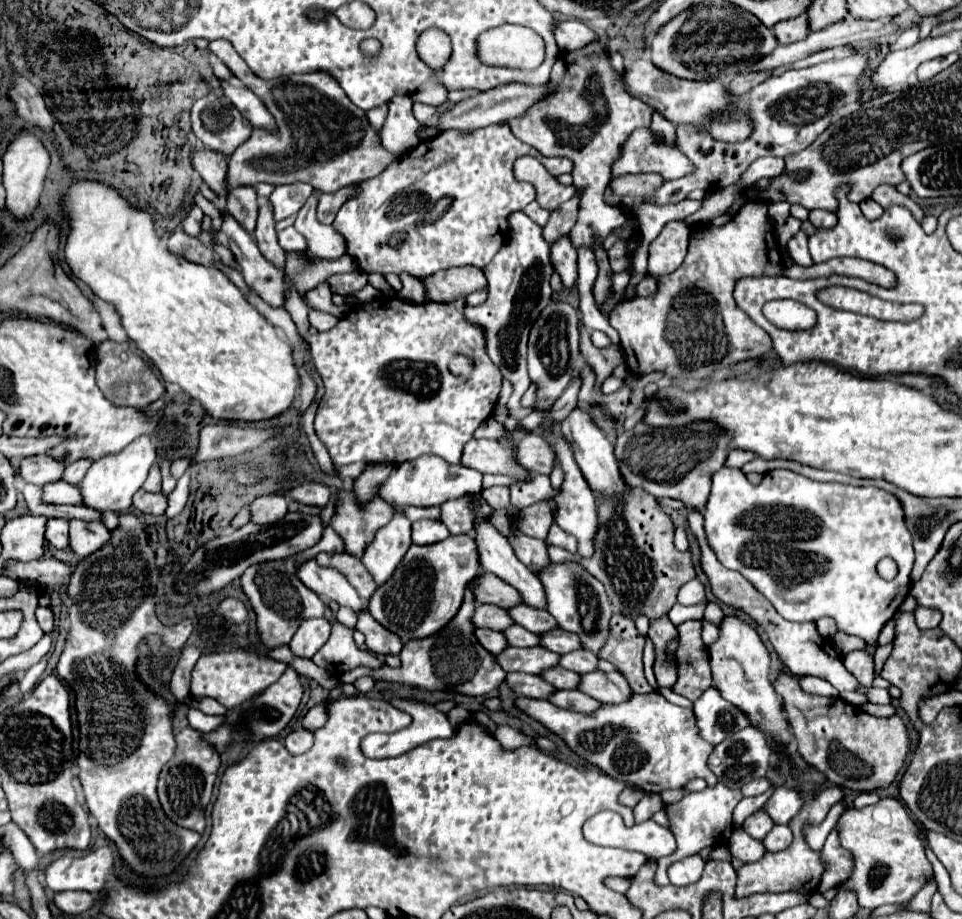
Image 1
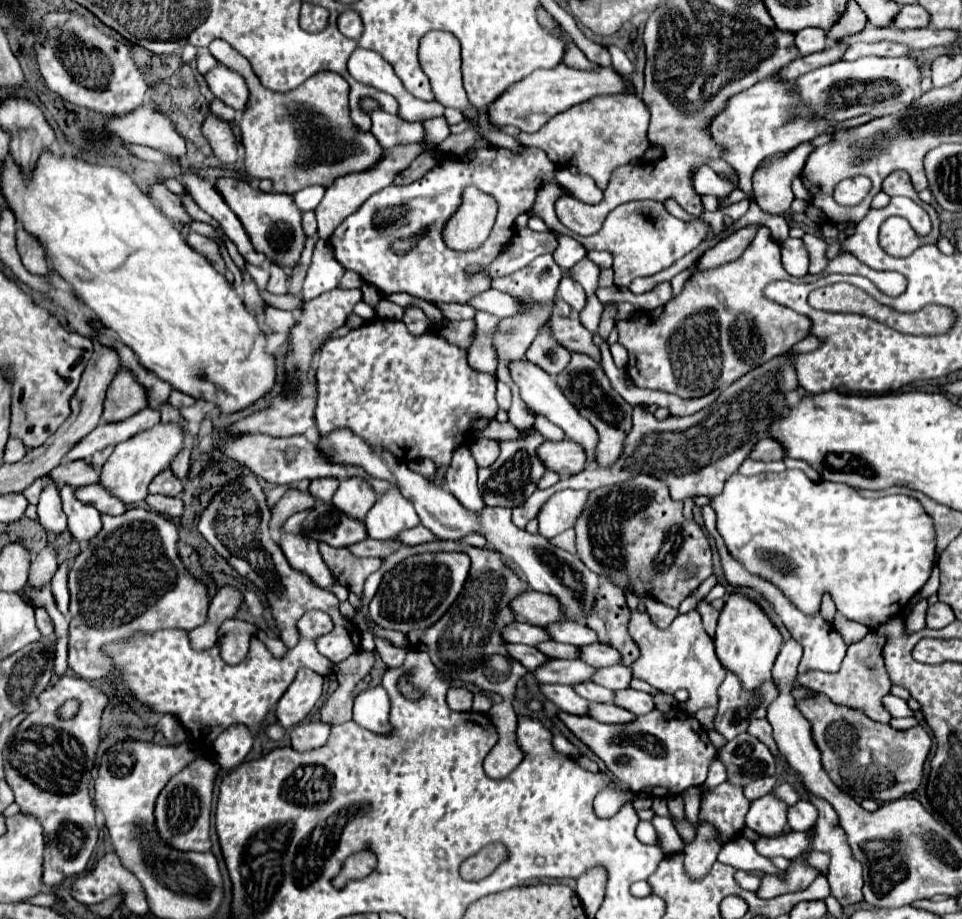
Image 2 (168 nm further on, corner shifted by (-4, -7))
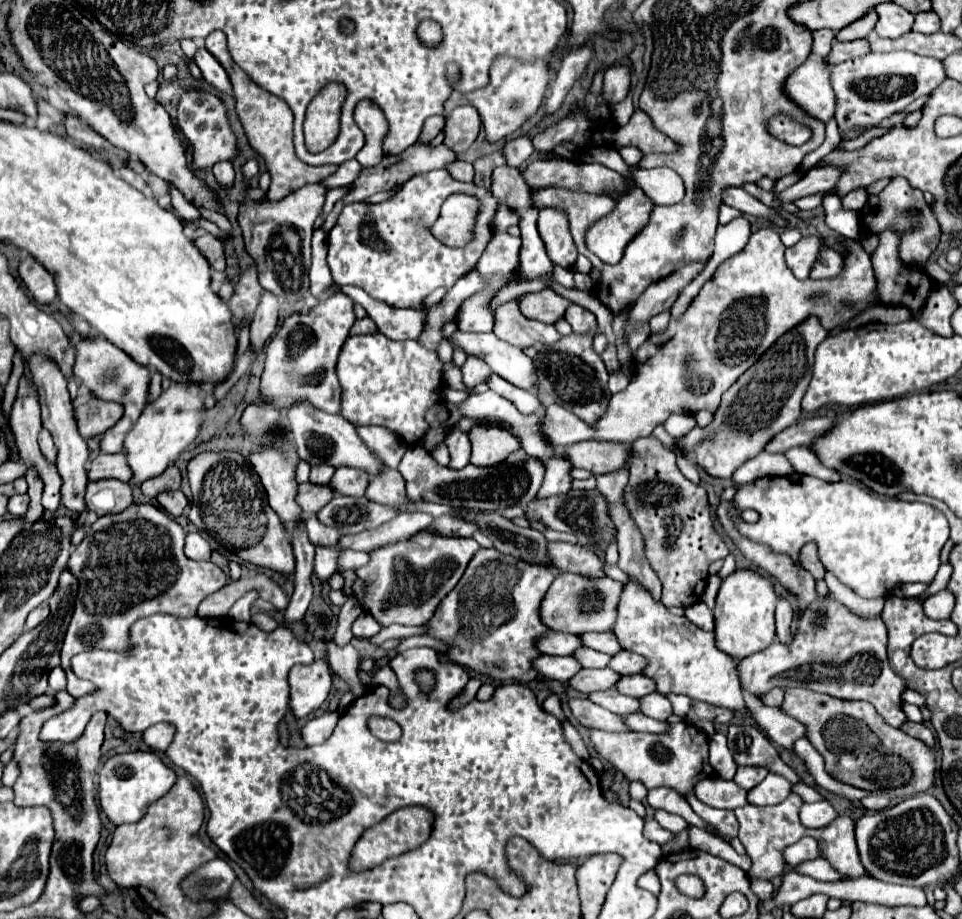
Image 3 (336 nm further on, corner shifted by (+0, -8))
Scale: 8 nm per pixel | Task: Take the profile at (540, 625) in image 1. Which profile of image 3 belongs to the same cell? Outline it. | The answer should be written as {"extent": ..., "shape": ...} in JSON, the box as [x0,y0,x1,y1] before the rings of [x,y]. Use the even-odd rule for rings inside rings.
{"extent":[581,632,621,654],"shape":[[[603,632],[603,634],[581,634],[583,642],[587,642],[589,648],[595,648],[599,652],[607,652],[607,654],[617,654],[621,652],[621,644],[617,640],[617,636],[613,632]]]}

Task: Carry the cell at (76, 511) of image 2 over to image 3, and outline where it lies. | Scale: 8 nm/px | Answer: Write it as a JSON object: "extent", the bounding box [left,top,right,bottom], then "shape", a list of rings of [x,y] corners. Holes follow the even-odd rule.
{"extent":[29,354,89,512],"shape":[[[31,354],[29,372],[31,372],[31,378],[33,378],[37,390],[39,390],[43,428],[47,428],[51,432],[53,442],[59,448],[57,470],[59,470],[59,474],[63,478],[63,498],[61,498],[61,502],[73,512],[83,512],[85,510],[83,496],[85,496],[85,488],[87,488],[87,482],[89,482],[89,478],[87,478],[89,450],[87,450],[87,442],[83,438],[79,438],[79,432],[75,430],[67,380],[65,380],[61,368],[57,366],[57,362],[53,358],[49,358],[47,354]]]}

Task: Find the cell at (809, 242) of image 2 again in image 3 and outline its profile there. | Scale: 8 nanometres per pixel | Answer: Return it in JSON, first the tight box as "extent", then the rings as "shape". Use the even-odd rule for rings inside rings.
{"extent":[811,248,843,278],"shape":[[[823,248],[811,278],[835,278],[843,272],[843,258],[833,248]]]}

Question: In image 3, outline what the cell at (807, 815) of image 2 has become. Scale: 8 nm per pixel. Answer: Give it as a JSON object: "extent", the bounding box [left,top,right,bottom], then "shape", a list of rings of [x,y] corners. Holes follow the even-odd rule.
{"extent":[799,802,837,828],"shape":[[[815,802],[815,804],[803,804],[803,810],[799,814],[803,826],[807,828],[825,828],[837,818],[837,810],[829,802]]]}

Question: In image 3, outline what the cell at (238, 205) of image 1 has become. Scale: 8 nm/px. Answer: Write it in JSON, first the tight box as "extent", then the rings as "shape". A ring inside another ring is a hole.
{"extent":[64,116,104,150],"shape":[[[68,116],[64,123],[67,135],[74,140],[82,140],[90,147],[99,150],[104,148],[104,139],[97,134],[91,127],[83,124],[81,120],[76,117]]]}

